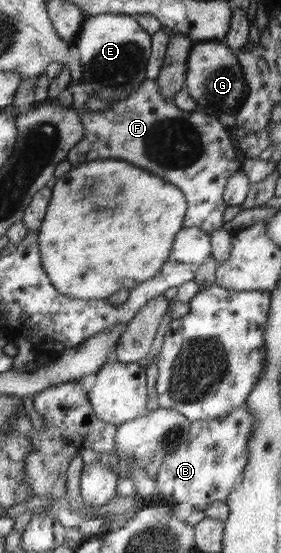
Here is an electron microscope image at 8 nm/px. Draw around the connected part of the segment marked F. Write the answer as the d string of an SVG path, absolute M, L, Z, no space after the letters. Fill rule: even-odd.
M154 79L143 81L136 92L121 101L112 102L110 107L99 111L78 110L78 116L84 124L84 136L70 150L68 160L74 167L96 159L122 159L133 163L134 166L152 170L156 174L179 187L188 200L188 212L185 214L185 228L196 227L210 232L222 228L224 222L224 185L228 177L238 171L240 164L236 162L234 154L236 148L232 144L232 136L224 124L220 124L214 115L197 110L195 113L182 110L174 104L173 99L166 99L159 91L159 84Z

